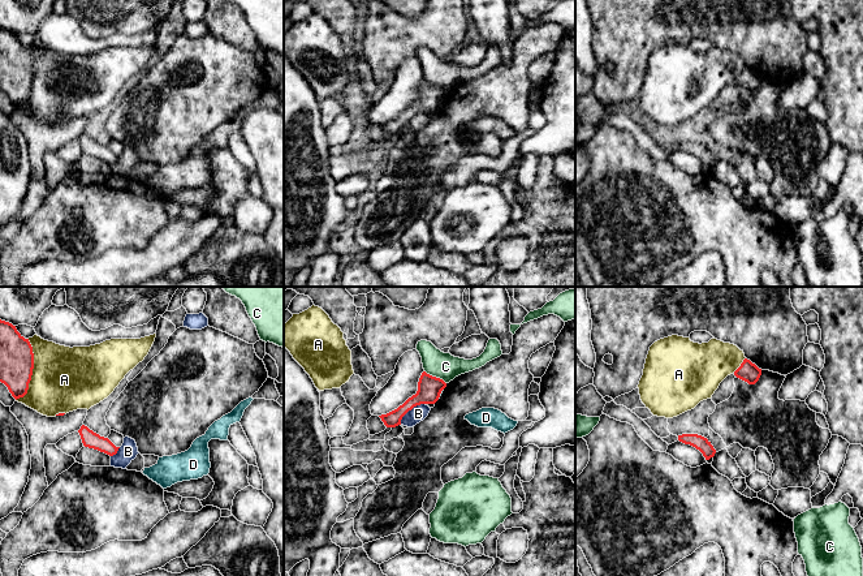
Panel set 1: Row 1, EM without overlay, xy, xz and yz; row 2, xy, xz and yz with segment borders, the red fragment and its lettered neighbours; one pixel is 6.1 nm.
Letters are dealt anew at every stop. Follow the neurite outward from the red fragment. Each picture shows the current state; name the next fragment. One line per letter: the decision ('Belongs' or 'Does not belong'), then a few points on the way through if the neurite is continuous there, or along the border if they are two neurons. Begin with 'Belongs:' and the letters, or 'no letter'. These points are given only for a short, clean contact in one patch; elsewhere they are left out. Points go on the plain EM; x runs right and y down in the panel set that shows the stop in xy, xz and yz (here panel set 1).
Belongs: no letter
A: Does not belong
B: Does not belong. Boundary: xz (424, 111), (414, 114), (402, 125), (400, 132)
C: Does not belong. Boundary: xz (424, 78), (439, 85), (445, 91)
D: Does not belong. Boundary: xz (443, 97), (438, 106)

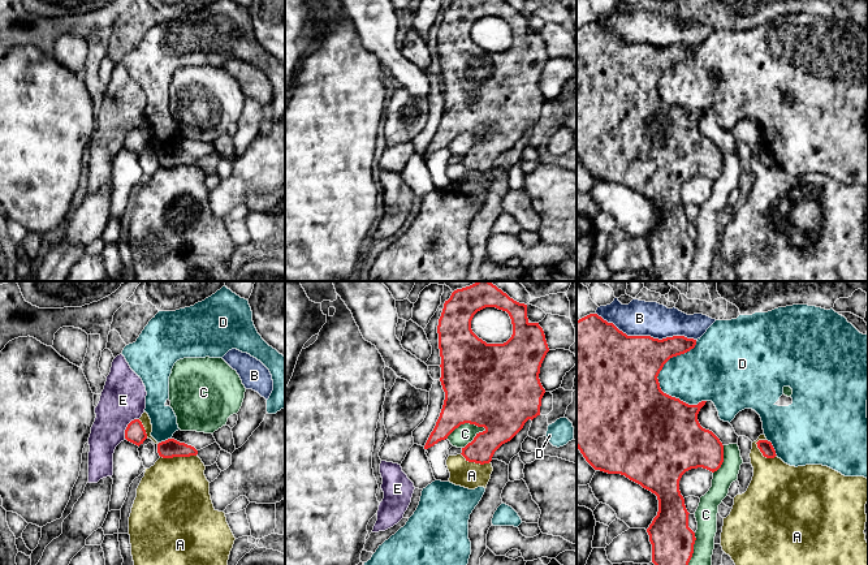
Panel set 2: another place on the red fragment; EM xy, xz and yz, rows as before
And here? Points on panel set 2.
Belongs: no letter
A: Does not belong
B: Does not belong
C: Does not belong
D: Does not belong
E: Does not belong. Boundary: xy (138, 126), (134, 126), (128, 133), (124, 146)

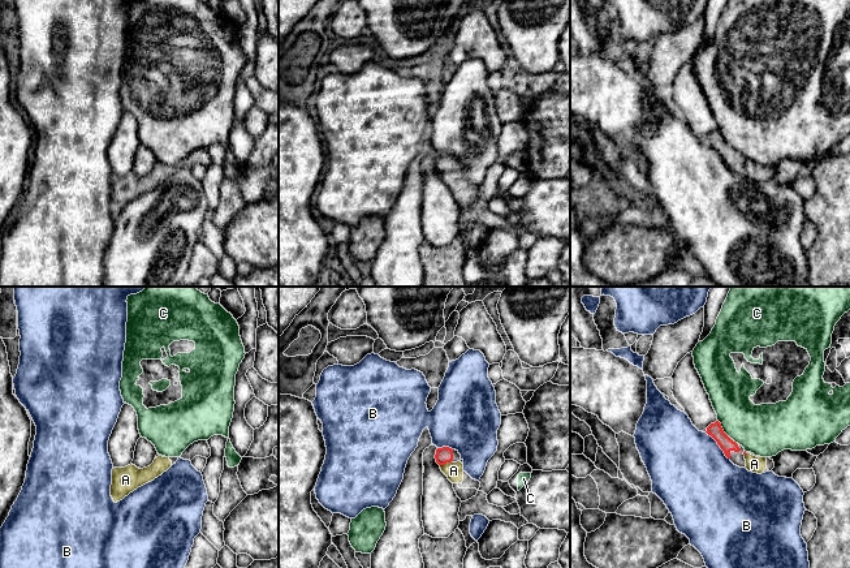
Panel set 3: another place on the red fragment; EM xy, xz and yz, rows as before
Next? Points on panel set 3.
Belongs: A
A: Belongs. Path across: xz (444, 163), (445, 171), (453, 179)
B: Does not belong
C: Does not belong

